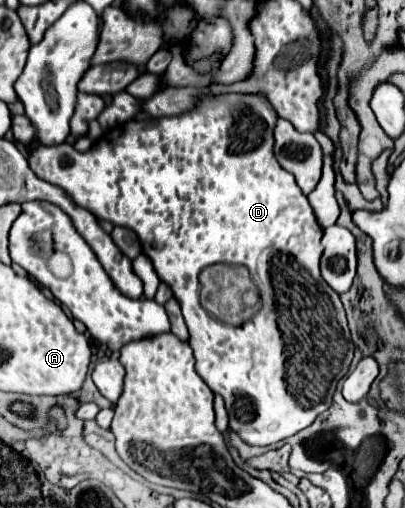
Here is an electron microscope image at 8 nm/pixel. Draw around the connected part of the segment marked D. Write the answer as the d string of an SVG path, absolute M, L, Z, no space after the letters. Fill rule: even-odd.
M221 93L221 95L199 97L199 101L193 109L189 109L177 117L159 117L159 119L121 123L121 125L109 129L107 137L101 137L99 143L95 143L95 147L87 153L79 153L71 145L63 143L63 145L55 145L55 147L33 145L29 149L29 155L27 155L29 167L39 179L63 187L73 197L73 201L77 205L81 205L83 209L89 209L99 219L109 221L111 225L123 225L123 227L133 229L137 233L137 237L143 245L143 253L151 259L159 279L171 287L175 299L179 301L179 305L183 309L183 317L185 317L185 323L189 329L189 345L191 345L193 355L195 355L195 371L209 385L209 389L213 393L217 393L225 399L225 407L229 413L229 429L233 429L247 445L255 445L255 447L267 447L267 445L279 443L279 441L299 433L301 429L309 427L317 415L321 415L325 409L329 409L331 397L335 391L335 381L339 381L339 377L347 373L347 367L349 367L351 357L353 357L353 341L349 335L349 327L347 327L347 319L345 319L345 311L343 311L343 305L339 301L339 295L321 279L321 273L319 273L319 257L323 253L323 247L321 247L323 231L321 231L321 227L313 215L313 209L311 209L307 197L297 187L293 175L289 171L283 171L281 165L277 163L275 155L273 155L275 123L277 123L277 113L263 93ZM213 263L245 265L249 269L249 273L253 273L253 279L259 287L261 309L251 319L251 323L245 323L239 327L225 325L225 323L217 321L215 317L211 317L201 307L197 273L205 265L213 265Z

